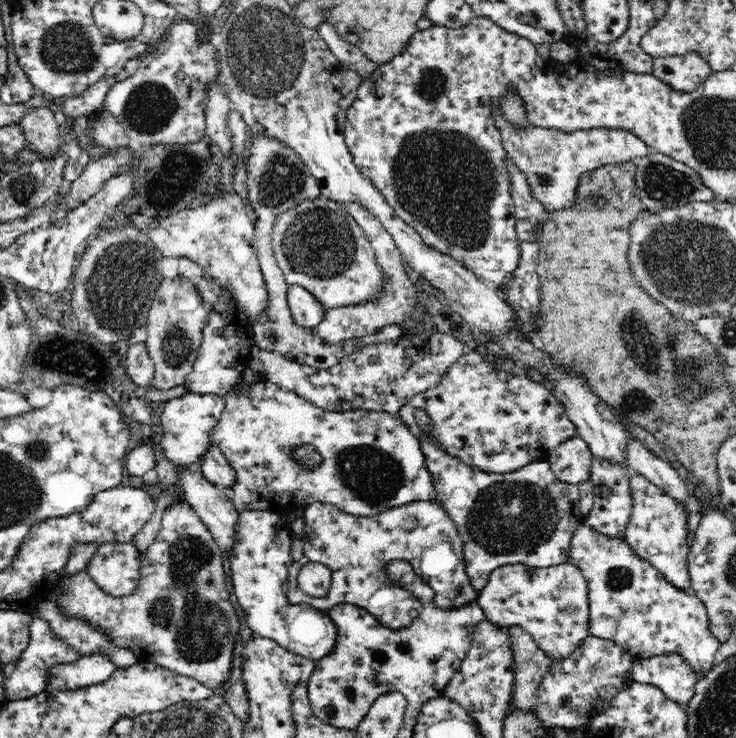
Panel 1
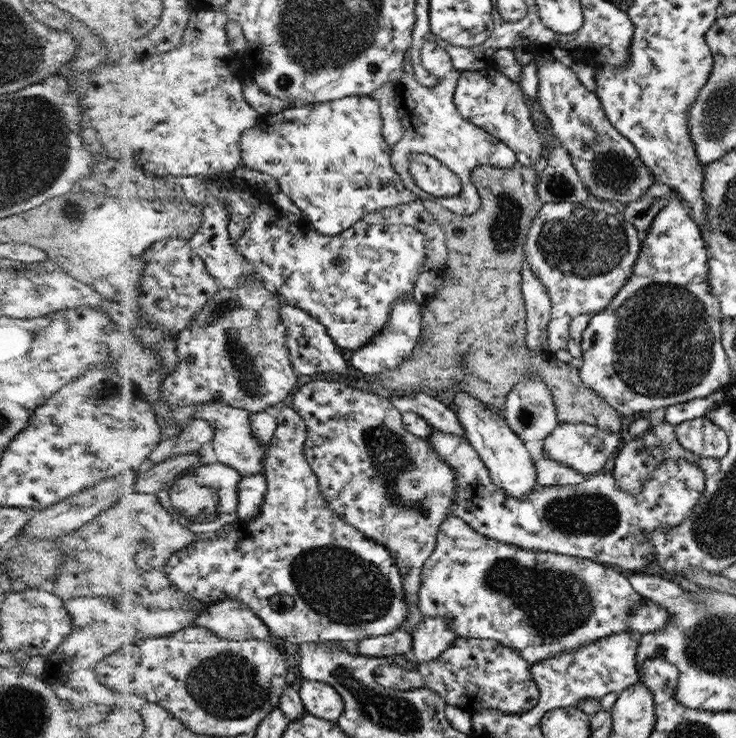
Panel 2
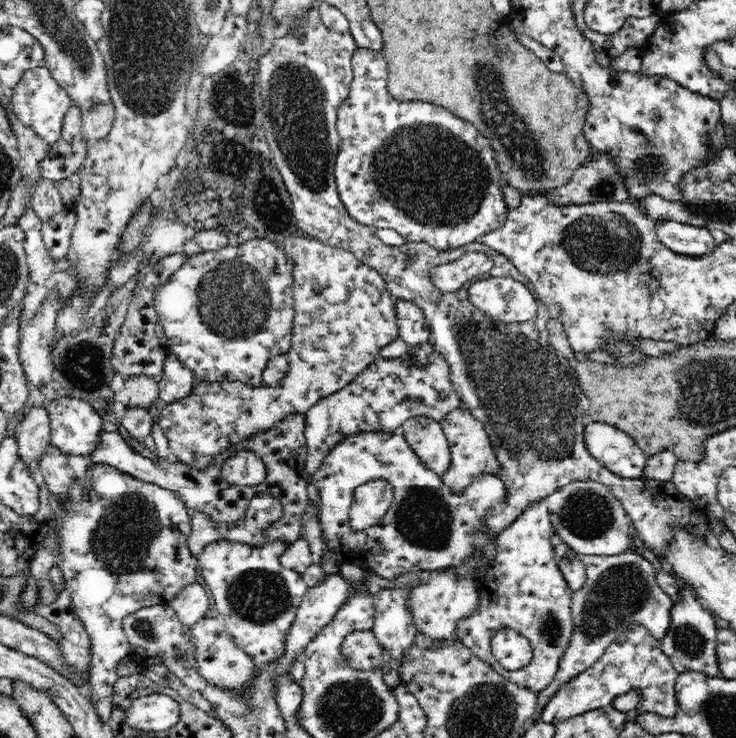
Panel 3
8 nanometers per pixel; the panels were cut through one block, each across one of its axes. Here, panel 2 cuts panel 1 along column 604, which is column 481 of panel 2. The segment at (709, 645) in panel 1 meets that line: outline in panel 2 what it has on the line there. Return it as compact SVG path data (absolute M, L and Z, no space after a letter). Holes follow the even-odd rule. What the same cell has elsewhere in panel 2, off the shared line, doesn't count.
M451 516L440 524L436 546L421 567L417 606L424 617L449 621L449 629L458 638L495 640L499 645L516 650L532 665L565 652L573 654L577 648L593 644L593 640L603 636L631 632L628 617L644 599L632 588L628 577L623 577L613 566L561 553L520 549L481 536L464 520Z

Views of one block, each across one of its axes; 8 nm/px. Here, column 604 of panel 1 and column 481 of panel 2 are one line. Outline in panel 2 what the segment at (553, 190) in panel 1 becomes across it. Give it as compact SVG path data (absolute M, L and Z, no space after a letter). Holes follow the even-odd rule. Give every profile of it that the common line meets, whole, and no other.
M424 42L420 50L420 63L424 70L435 74L438 79L433 86L427 88L418 83L414 73L404 73L395 83L394 103L402 136L391 148L391 166L403 181L404 188L412 192L416 199L437 202L437 205L457 215L472 215L480 206L476 189L469 181L472 169L485 165L501 169L512 168L517 164L517 156L503 141L497 140L492 134L485 132L485 129L470 124L457 114L453 94L459 72L452 67L451 58L444 48L434 42ZM413 153L427 154L456 174L460 182L459 193L451 197L434 198L421 191L408 172L407 160Z

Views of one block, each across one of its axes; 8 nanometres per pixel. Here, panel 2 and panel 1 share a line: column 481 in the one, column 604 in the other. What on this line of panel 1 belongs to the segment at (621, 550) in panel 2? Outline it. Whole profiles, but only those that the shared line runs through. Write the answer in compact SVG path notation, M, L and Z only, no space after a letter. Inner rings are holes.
M600 457L592 461L589 480L593 484L593 503L582 524L604 536L623 538L633 511L633 498L629 485L630 473L630 470L626 470L626 466L613 464L613 461L601 460Z

